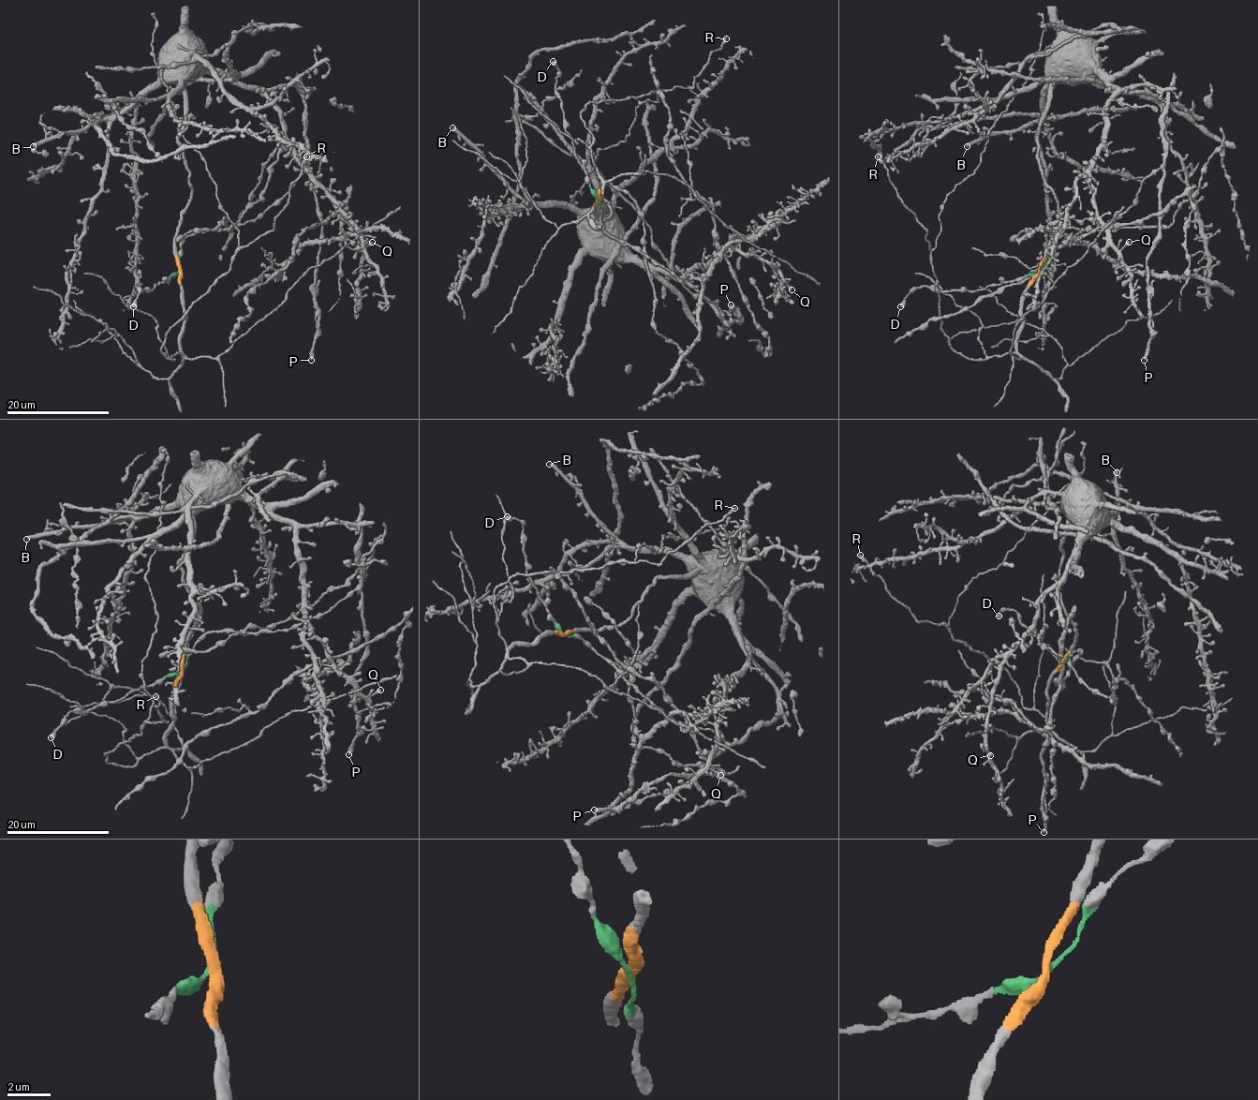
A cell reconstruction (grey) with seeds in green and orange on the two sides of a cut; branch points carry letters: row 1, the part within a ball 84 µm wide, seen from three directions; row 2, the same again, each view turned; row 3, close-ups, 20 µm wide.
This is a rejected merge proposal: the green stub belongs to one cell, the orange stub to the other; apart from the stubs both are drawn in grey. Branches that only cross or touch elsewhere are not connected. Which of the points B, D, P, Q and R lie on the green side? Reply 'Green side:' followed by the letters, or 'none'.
Green side: D, P

